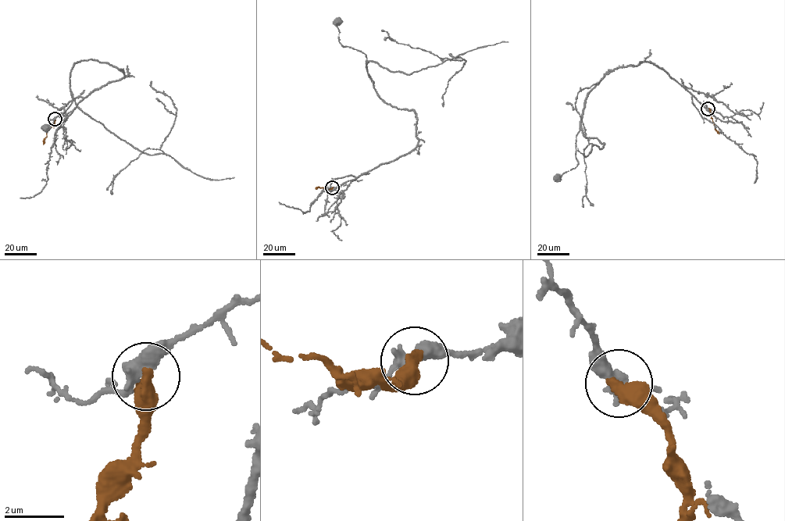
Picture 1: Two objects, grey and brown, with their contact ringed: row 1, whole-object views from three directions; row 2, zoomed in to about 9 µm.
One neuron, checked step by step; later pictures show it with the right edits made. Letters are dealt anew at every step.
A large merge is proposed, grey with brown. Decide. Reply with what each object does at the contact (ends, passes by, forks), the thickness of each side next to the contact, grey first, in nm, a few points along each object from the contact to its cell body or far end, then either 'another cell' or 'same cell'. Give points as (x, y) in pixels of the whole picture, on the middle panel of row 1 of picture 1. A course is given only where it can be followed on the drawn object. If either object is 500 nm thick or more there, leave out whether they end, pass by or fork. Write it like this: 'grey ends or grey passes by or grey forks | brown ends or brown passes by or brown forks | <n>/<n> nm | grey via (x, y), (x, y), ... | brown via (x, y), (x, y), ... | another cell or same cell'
400/550 nm | grey via (332, 187), (408, 153), (419, 140), (416, 114), (379, 96), (365, 55), (339, 41), (337, 22) | brown via (332, 187), (315, 189) | another cell

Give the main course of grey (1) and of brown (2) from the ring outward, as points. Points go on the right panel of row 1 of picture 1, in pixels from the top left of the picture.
1: (708, 108), (652, 63), (644, 62), (608, 70), (586, 101), (576, 140), (578, 163), (558, 177)
2: (708, 108), (719, 133)

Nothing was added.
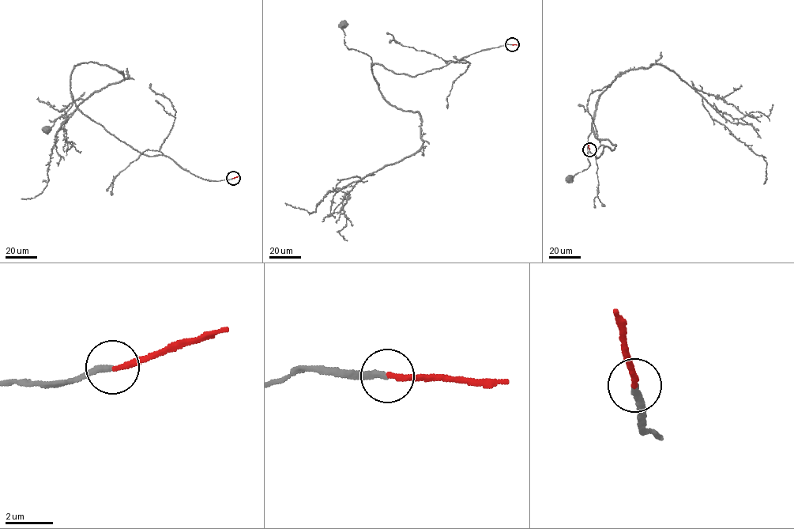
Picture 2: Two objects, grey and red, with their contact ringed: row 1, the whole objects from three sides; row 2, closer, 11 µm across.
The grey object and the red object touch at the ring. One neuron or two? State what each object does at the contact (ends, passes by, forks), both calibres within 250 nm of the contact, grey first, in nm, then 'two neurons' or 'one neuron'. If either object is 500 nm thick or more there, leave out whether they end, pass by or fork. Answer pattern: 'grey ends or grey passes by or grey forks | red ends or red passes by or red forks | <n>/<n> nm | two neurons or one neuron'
grey ends | red ends | 280/240 nm | one neuron

